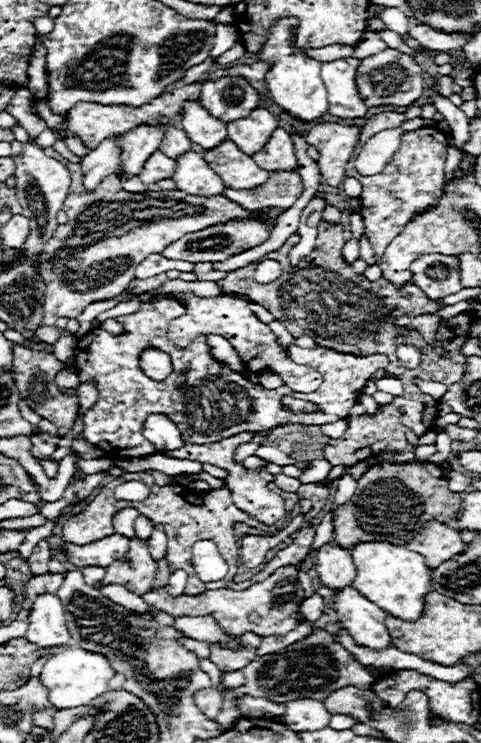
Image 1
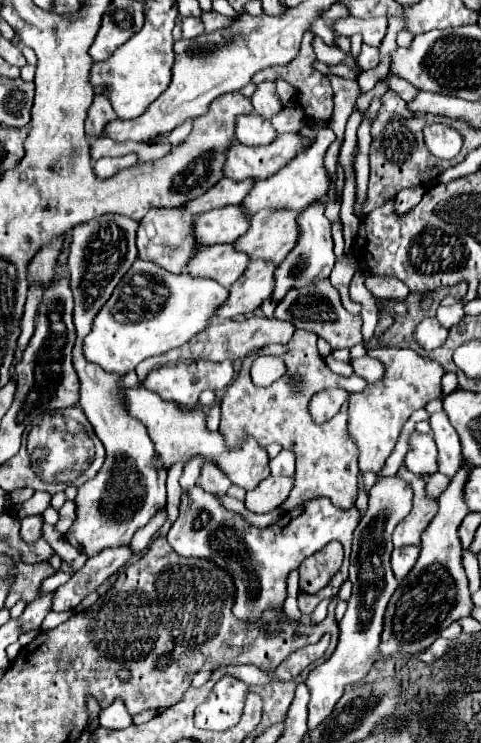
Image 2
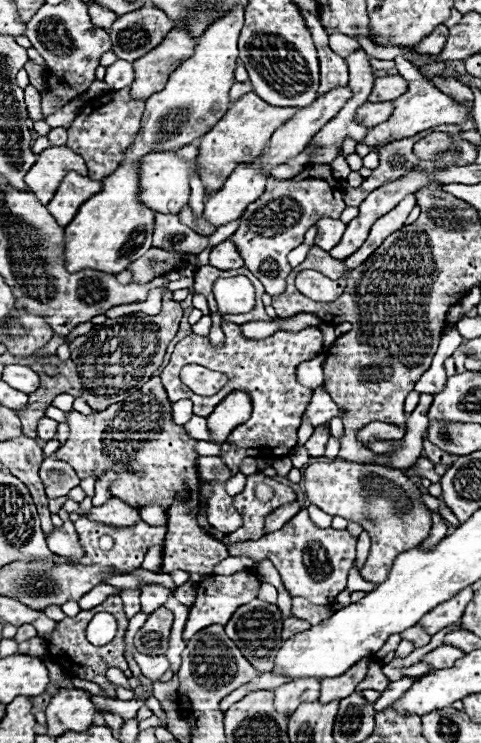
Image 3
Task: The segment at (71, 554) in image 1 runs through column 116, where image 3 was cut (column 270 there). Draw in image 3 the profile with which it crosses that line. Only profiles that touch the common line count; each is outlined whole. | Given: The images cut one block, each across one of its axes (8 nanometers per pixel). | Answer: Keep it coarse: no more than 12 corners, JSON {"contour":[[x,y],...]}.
{"contour":[[306,510],[282,530],[228,544],[264,556],[284,588],[318,606],[346,588],[356,538]]}

